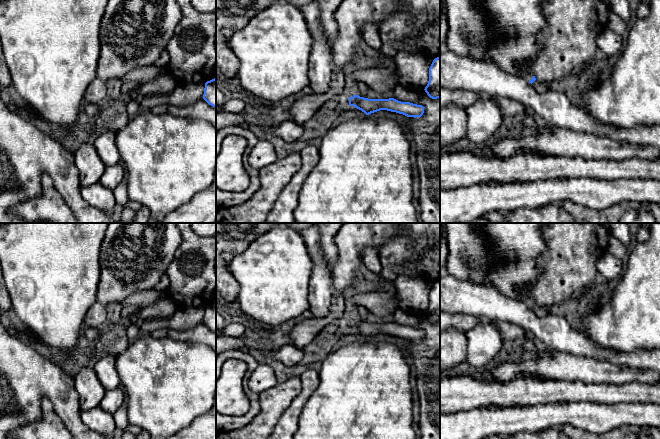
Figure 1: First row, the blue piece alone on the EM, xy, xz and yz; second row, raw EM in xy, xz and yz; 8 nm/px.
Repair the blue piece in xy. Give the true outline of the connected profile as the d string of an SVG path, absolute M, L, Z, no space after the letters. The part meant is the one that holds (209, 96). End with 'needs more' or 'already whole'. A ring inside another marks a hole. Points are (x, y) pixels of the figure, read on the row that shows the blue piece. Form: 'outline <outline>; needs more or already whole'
outline M216 77L205 83L203 99L209 105L216 107Z; already whole

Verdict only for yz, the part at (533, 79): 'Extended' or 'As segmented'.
Extended

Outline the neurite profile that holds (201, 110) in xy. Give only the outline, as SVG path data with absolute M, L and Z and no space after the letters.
M203 98L184 107L170 106L167 113L181 118L203 120L216 127L216 107L209 105Z

